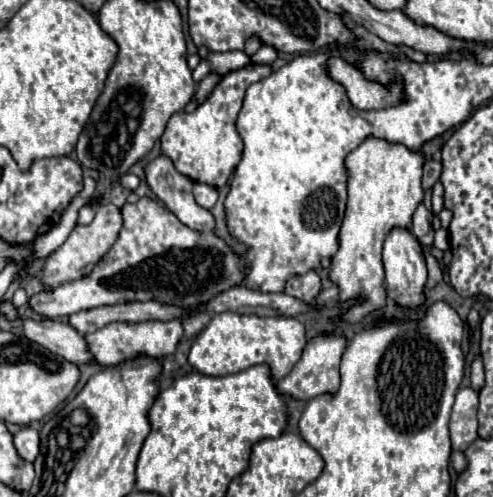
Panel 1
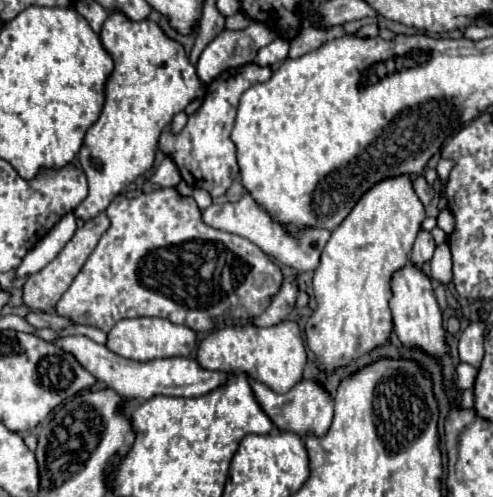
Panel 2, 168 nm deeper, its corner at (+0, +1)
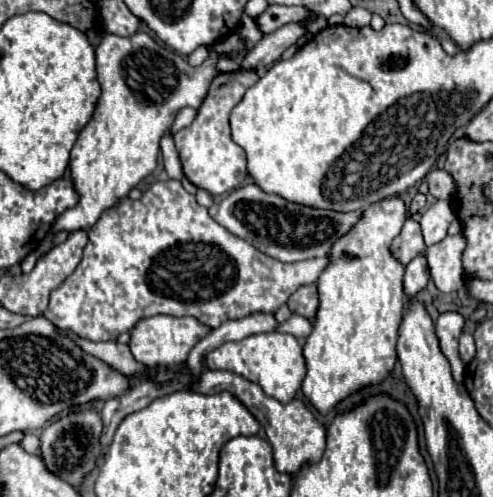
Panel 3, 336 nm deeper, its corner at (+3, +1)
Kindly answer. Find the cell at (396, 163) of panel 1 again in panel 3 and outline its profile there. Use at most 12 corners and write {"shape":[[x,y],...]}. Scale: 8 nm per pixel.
{"shape":[[372,203],[328,253],[304,343],[328,413],[396,363],[408,209]]}

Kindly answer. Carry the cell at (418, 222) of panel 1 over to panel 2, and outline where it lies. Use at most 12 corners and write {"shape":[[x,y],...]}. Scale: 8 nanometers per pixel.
{"shape":[[421,229],[411,263],[421,267],[435,251],[431,233]]}

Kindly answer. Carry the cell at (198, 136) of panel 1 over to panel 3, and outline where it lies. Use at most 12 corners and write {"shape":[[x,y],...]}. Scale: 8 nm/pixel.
{"shape":[[256,71],[212,79],[174,133],[184,175],[210,195],[238,187],[246,155],[228,117]]}

